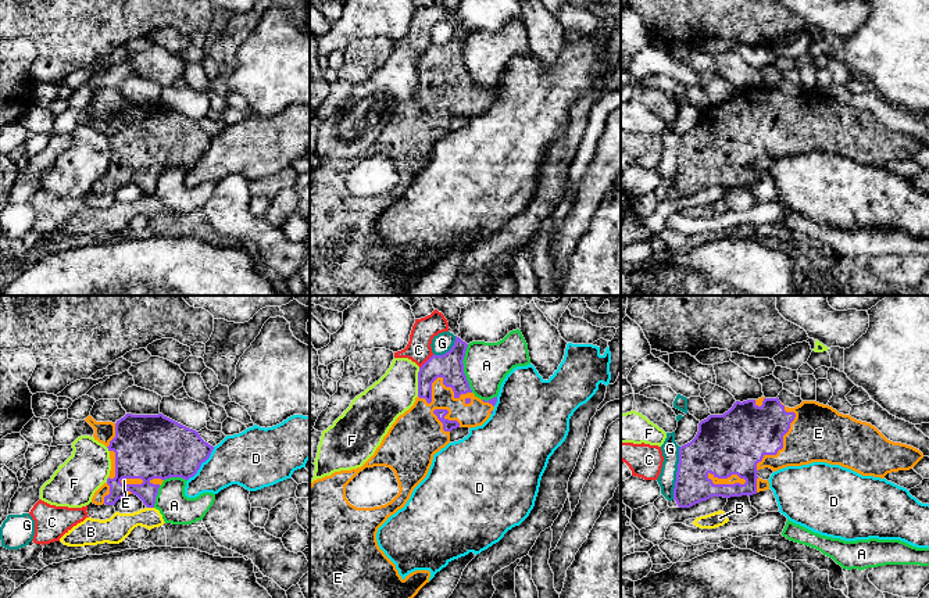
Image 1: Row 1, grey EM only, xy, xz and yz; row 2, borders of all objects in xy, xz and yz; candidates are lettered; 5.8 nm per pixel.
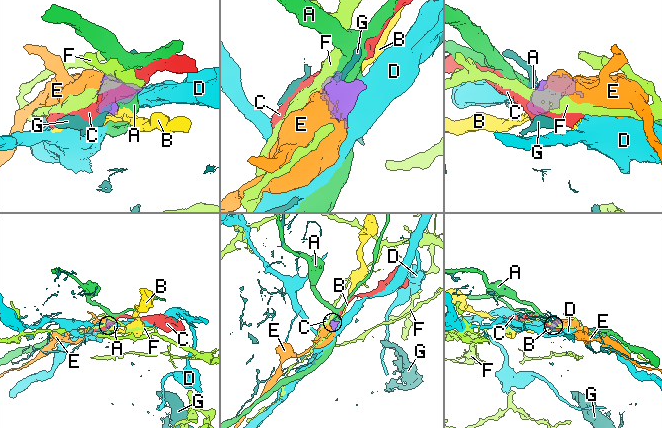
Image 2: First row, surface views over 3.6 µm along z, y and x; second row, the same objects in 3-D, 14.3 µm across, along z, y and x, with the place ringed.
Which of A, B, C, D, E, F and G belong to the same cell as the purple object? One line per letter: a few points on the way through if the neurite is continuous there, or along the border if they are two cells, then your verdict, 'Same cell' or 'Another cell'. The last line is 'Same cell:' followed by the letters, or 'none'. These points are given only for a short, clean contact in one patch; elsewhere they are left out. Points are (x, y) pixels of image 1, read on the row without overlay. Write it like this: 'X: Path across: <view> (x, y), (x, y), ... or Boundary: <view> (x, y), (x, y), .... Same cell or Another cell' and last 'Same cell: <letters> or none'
A: Another cell
B: Boundary: xy (147, 196), (153, 197). Another cell
C: Boundary: xz (433, 43), (420, 57). Another cell
D: Another cell
E: Same cell
F: Boundary: xz (420, 57), (417, 85). Another cell
G: Boundary: yz (681, 136), (672, 188). Another cell
Same cell: E

